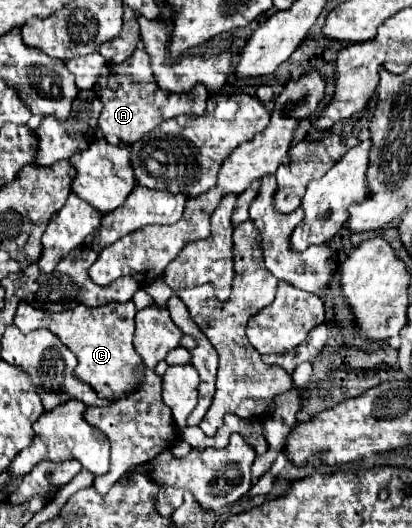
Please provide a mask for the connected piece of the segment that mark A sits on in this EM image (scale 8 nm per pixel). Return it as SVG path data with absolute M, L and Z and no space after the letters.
M137 48L129 60L123 60L119 64L107 64L103 72L99 74L99 80L95 82L95 94L103 102L103 110L99 116L99 130L103 138L109 144L133 144L141 138L141 134L151 132L163 122L163 110L179 100L179 96L161 90L157 86L157 80L153 76L149 56L143 48Z

